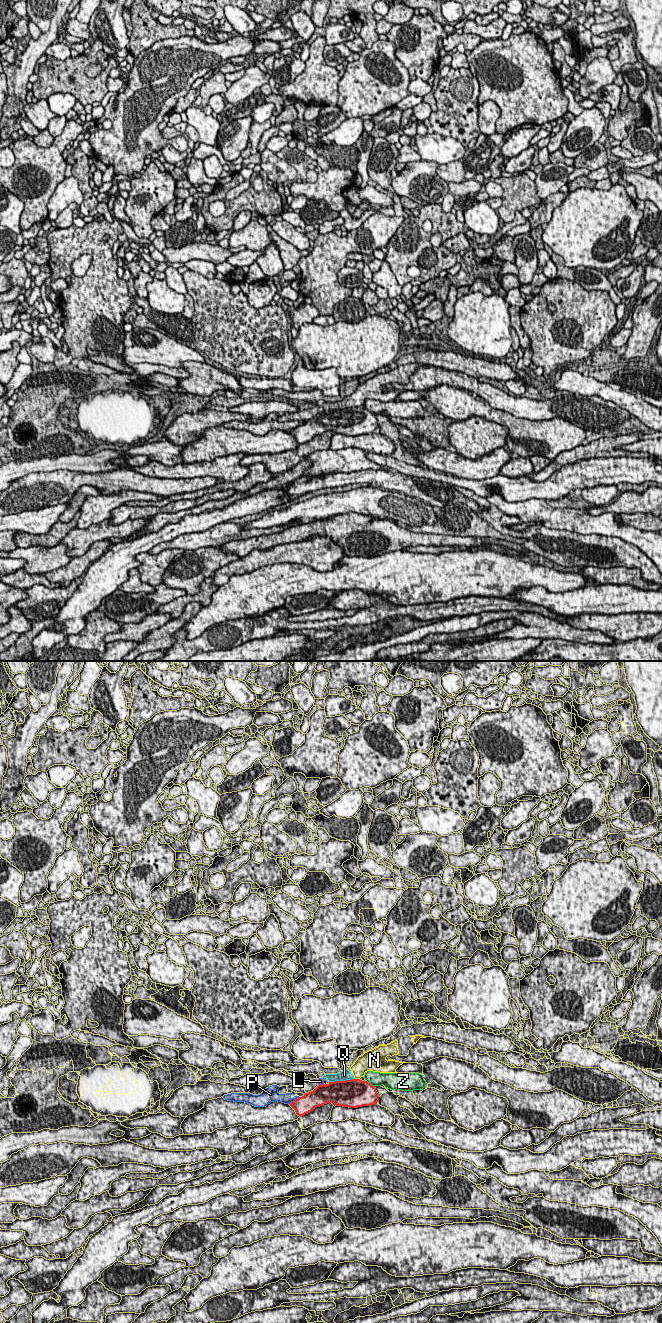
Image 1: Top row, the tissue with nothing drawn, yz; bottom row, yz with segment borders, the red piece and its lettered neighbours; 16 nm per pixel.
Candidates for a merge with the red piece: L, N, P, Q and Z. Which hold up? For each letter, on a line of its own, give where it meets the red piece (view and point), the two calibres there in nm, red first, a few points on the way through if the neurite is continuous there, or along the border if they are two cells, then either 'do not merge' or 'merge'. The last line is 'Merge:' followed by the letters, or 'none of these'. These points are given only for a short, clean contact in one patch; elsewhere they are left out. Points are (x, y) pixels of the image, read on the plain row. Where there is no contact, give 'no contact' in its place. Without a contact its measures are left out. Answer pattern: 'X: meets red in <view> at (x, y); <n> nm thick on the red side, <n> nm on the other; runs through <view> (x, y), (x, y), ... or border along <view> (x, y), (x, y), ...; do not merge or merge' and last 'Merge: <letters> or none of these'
L: meets red in yz at (320, 413); 320 nm thick on the red side, 100 nm on the other; border along yz (323, 411), (318, 413); do not merge
N: meets red in yz at (357, 407); 460 nm thick on the red side, 240 nm on the other; border along yz (355, 406), (359, 407); do not merge
P: meets red in yz at (294, 428); 300 nm thick on the red side, 160 nm on the other; do not merge
Q: meets red in yz at (341, 409); 440 nm thick on the red side, 160 nm on the other; do not merge
Z: meets red in yz at (369, 411); 440 nm thick on the red side, 220 nm on the other; do not merge
Merge: none of these

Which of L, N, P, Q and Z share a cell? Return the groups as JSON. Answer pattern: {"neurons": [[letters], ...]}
{"neurons": [["L", "N", "Q"], ["P"], ["Z"]]}

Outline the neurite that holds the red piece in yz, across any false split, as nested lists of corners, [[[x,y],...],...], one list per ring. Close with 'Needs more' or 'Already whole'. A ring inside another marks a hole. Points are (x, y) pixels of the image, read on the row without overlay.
[[[351,407],[318,413],[313,419],[305,421],[289,433],[300,445],[327,431],[336,434],[358,436],[379,430],[375,414],[367,409]]]. Already whole

